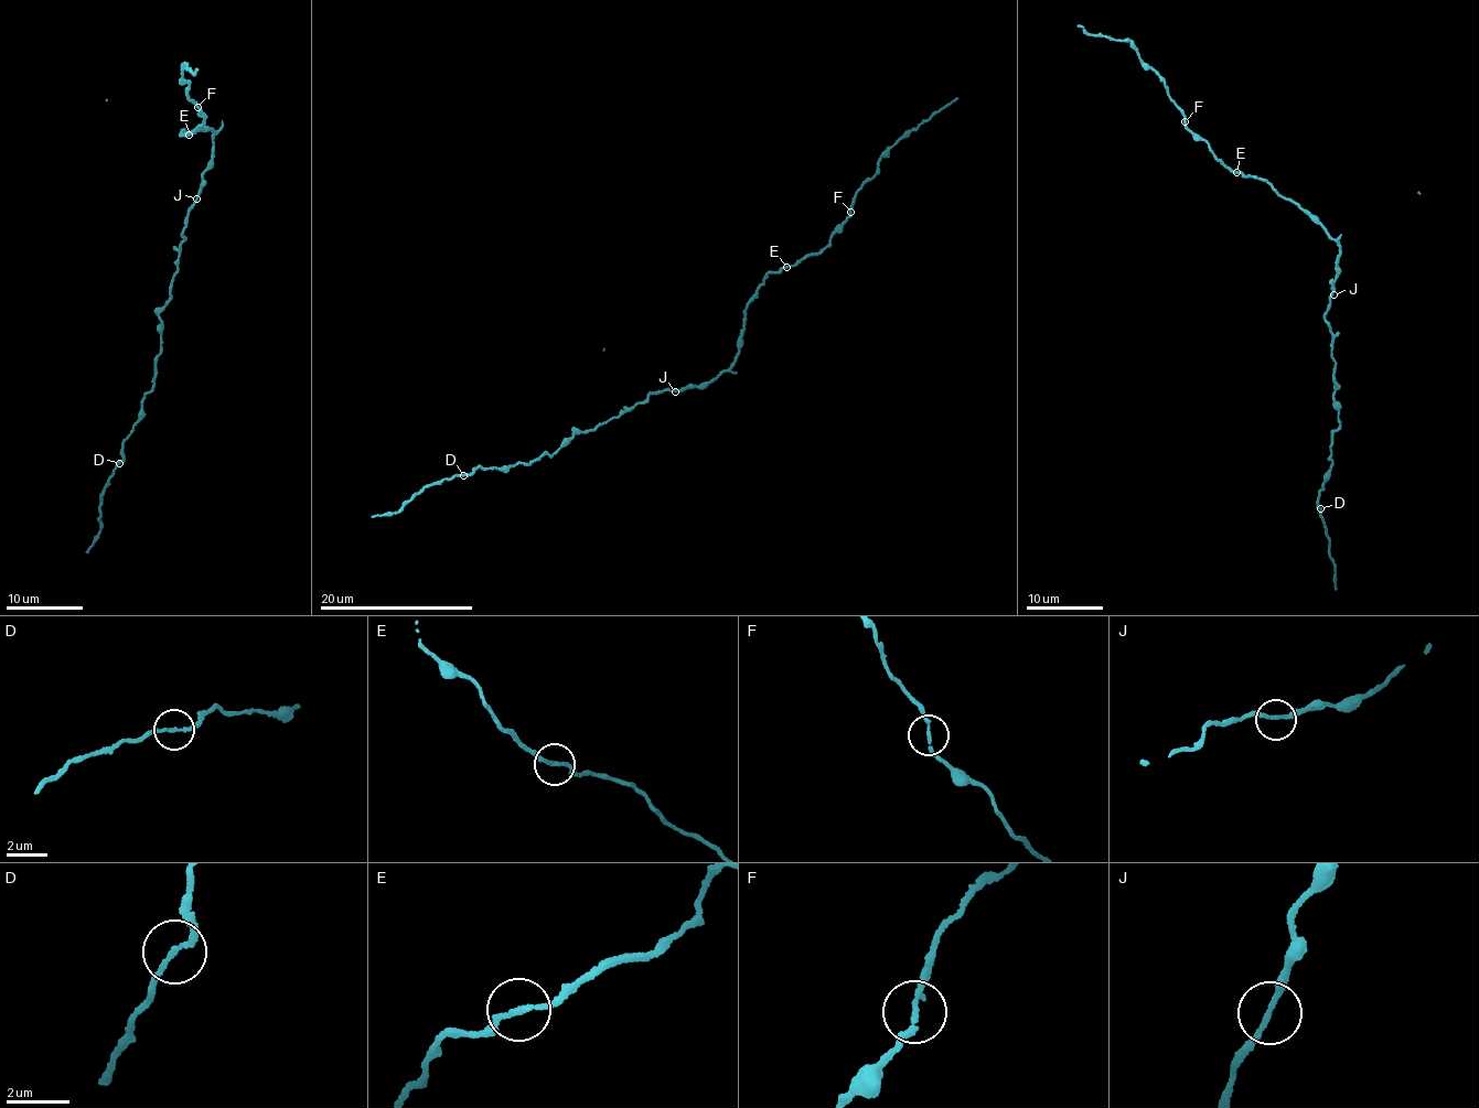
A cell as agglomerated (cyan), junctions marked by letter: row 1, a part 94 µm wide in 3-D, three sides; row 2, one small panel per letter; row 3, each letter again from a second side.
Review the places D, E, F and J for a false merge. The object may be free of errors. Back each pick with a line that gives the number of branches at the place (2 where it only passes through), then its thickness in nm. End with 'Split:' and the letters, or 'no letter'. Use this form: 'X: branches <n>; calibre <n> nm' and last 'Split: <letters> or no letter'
Split: no letter

